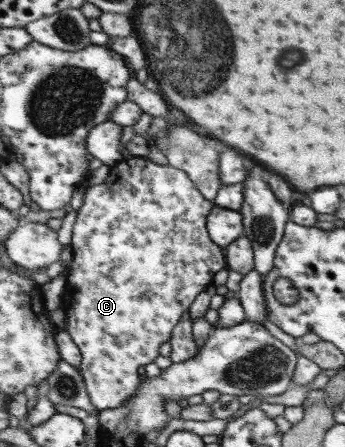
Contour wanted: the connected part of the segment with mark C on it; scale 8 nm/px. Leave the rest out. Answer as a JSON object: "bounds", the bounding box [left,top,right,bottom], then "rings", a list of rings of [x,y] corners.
{"bounds":[62,157,228,412],"rings":[[[144,157],[125,159],[123,163],[119,163],[110,169],[110,175],[103,183],[97,186],[85,186],[85,205],[78,212],[71,244],[74,248],[75,258],[69,266],[68,283],[62,296],[62,304],[68,312],[69,326],[67,332],[73,337],[82,352],[82,364],[79,366],[79,372],[84,376],[88,393],[99,412],[107,409],[119,409],[122,405],[127,404],[127,401],[132,400],[144,379],[139,368],[155,362],[155,358],[159,356],[161,344],[170,340],[175,327],[181,322],[179,321],[181,316],[191,308],[191,304],[197,300],[202,292],[213,285],[211,278],[215,278],[215,274],[219,270],[228,267],[225,248],[211,240],[208,230],[208,217],[214,206],[214,202],[207,199],[192,182],[187,171],[170,165],[159,166],[159,164],[155,164],[155,162]]]}

